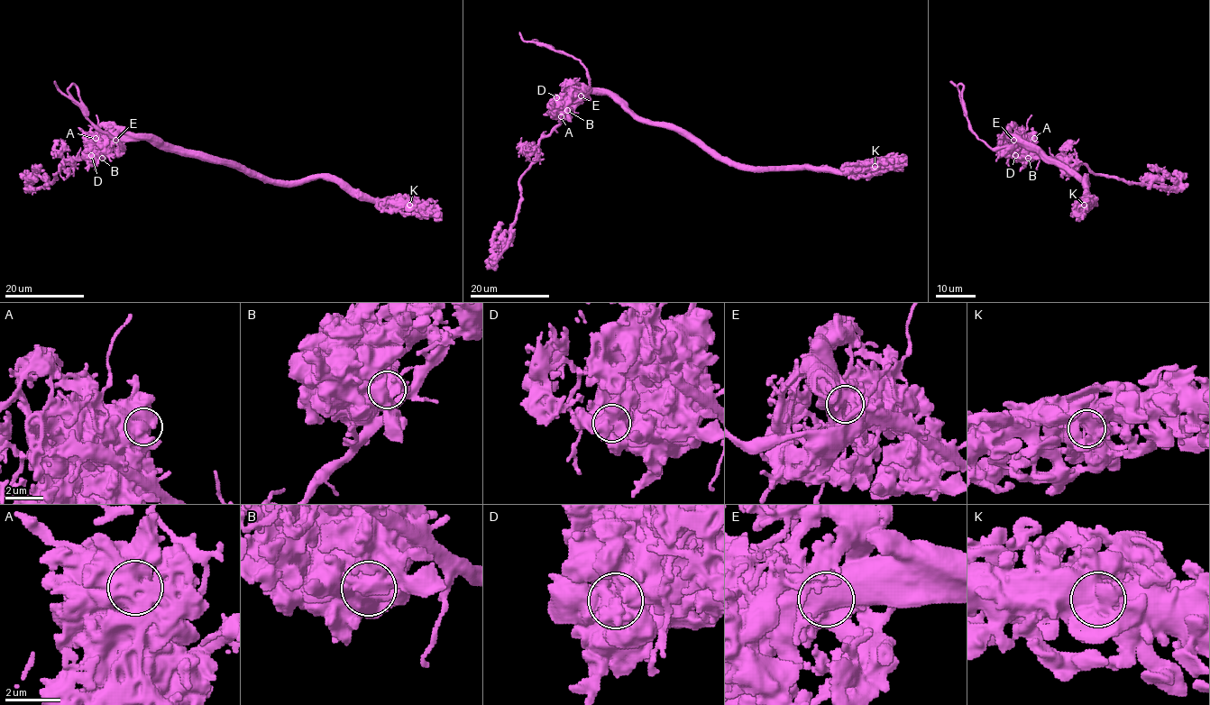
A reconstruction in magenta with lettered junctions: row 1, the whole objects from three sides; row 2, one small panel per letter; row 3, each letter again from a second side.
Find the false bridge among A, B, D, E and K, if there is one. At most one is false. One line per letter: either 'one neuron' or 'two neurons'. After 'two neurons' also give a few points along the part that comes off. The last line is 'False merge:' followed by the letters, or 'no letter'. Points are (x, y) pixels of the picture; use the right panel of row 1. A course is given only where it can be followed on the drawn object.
A: one neuron
B: one neuron
D: one neuron
E: two neurons; foreign part runs (1013, 141), (1023, 141), (1052, 158), (1079, 161), (1094, 173), (1169, 189), (1159, 182), (1140, 178)
K: one neuron
False merge: E

